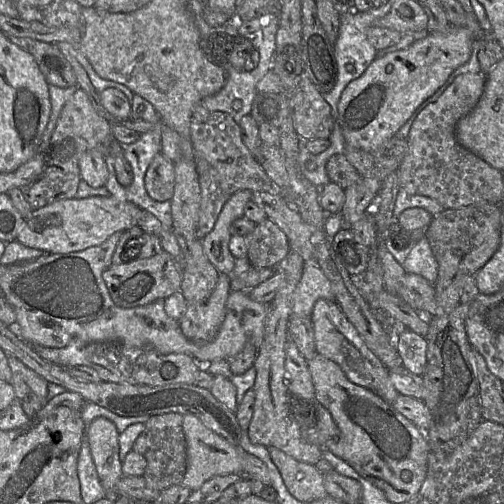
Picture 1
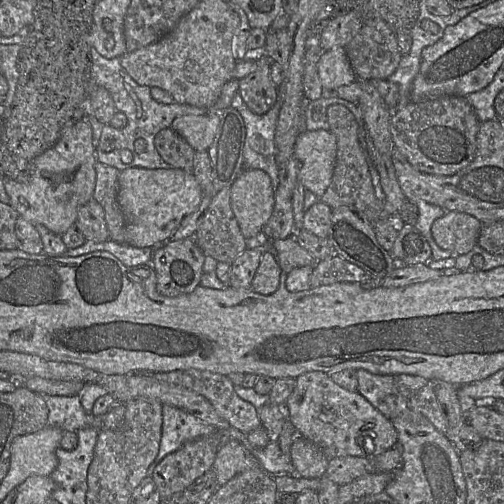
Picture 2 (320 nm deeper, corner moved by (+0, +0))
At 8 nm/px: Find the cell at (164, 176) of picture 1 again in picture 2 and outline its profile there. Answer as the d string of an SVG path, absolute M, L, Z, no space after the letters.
M171 127L165 128L155 136L155 147L170 168L192 172L196 151Z

